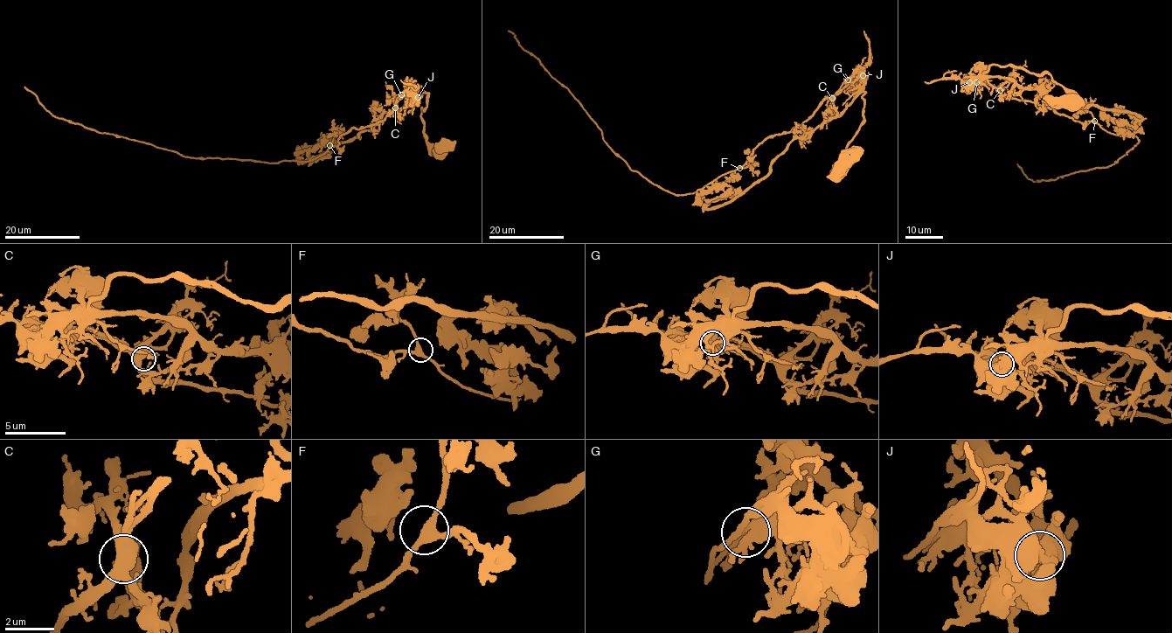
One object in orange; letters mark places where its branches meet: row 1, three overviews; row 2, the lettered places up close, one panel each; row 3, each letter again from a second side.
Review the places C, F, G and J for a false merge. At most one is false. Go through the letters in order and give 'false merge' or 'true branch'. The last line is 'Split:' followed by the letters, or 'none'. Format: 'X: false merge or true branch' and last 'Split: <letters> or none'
C: true branch
F: true branch
G: true branch
J: false merge
Split: J

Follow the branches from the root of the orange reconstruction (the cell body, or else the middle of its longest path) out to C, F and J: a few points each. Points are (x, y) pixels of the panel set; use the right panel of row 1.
C: (1071, 102), (1078, 97), (1057, 84), (1047, 73), (1031, 73), (1009, 65), (992, 65), (981, 79), (1000, 90)
F: (1071, 102), (1078, 97), (1047, 73), (995, 65), (983, 73), (1037, 90), (1057, 114), (1094, 121)
J: (1071, 102), (1078, 97), (1057, 84), (1047, 73), (1031, 73), (1009, 65), (992, 65), (968, 82)

